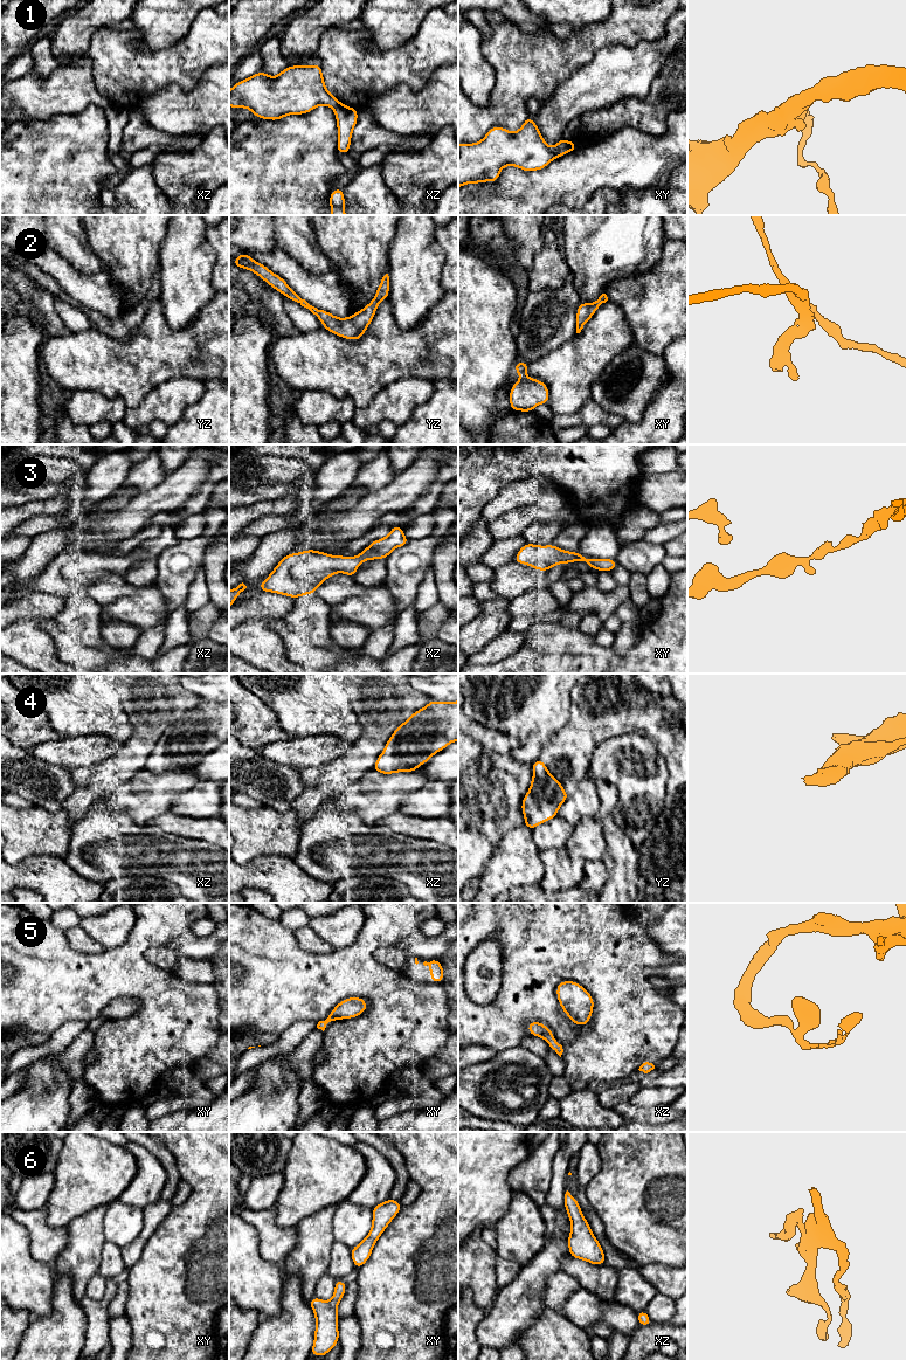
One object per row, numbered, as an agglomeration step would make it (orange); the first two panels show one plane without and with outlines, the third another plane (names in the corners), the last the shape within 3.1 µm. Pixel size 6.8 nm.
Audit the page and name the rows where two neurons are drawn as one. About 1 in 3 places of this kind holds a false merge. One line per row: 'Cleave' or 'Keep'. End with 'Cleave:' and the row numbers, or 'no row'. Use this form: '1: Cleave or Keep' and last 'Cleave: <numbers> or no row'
1: Cleave
2: Keep
3: Keep
4: Keep
5: Keep
6: Keep
Cleave: 1

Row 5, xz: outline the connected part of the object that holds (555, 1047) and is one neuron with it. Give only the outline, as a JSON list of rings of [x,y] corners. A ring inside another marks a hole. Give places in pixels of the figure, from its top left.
[[[531,1021],[527,1030],[530,1035],[544,1038],[549,1044],[549,1048],[561,1057],[563,1052],[562,1045],[555,1041],[553,1033],[547,1026],[538,1021]]]

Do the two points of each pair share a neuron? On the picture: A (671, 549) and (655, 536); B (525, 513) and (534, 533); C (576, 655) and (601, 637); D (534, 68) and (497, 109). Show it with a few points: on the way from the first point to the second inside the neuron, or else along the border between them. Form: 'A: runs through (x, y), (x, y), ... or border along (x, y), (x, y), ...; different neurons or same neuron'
A: border along (675, 536), (663, 545); different neurons
B: border along (559, 524), (555, 522), (533, 522), (520, 534); different neurons
C: border along (593, 636), (599, 644), (610, 648); different neurons
D: runs through (524, 78), (510, 92), (507, 98); same neuron

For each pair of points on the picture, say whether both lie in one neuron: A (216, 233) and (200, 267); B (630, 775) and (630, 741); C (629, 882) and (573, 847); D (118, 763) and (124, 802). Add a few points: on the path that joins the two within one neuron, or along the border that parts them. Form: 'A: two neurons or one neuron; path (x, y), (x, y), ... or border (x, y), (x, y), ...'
A: two neurons; border (207, 227), (207, 241), (215, 254), (213, 270)
B: one neuron; path (630, 767), (630, 750)
C: two neurons; border (604, 833), (606, 854), (601, 860)
D: two neurons; border (143, 770), (108, 798)

